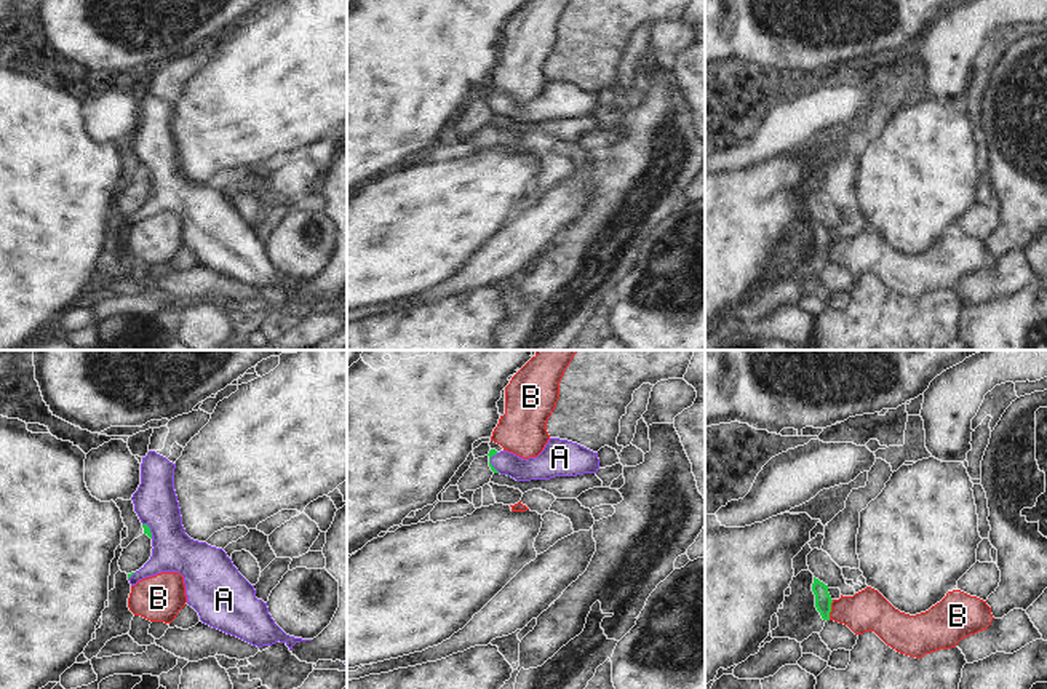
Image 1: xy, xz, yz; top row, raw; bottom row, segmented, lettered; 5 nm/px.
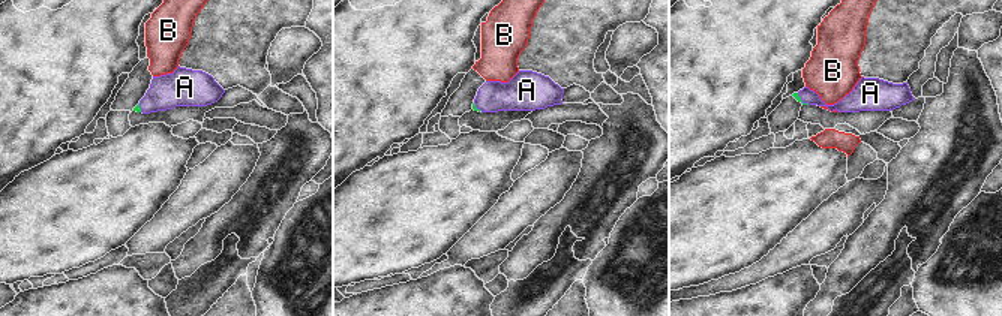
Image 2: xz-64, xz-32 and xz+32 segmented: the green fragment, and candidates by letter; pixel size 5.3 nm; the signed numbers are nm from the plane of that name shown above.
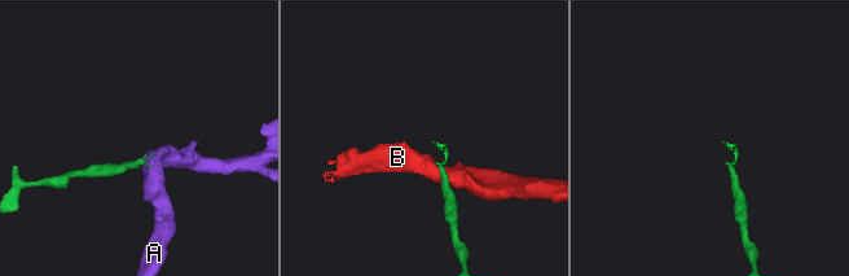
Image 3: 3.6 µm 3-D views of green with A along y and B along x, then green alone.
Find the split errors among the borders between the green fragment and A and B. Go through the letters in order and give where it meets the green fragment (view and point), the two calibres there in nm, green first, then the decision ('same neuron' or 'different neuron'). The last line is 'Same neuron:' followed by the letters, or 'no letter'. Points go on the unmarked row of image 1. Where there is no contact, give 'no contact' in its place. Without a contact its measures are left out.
A: contact xz (489, 104); calibres 30 and 120 nm; same neuron
B: contact yz (830, 251); calibres 80 and 200 nm; different neuron
Same neuron: A

